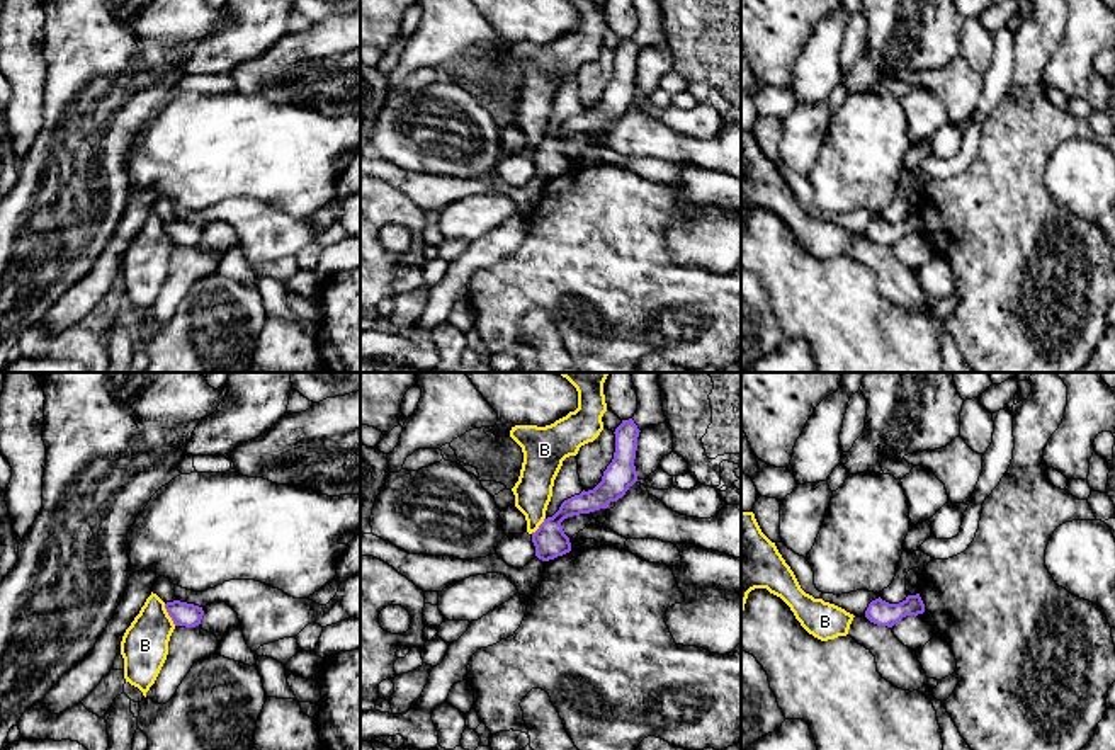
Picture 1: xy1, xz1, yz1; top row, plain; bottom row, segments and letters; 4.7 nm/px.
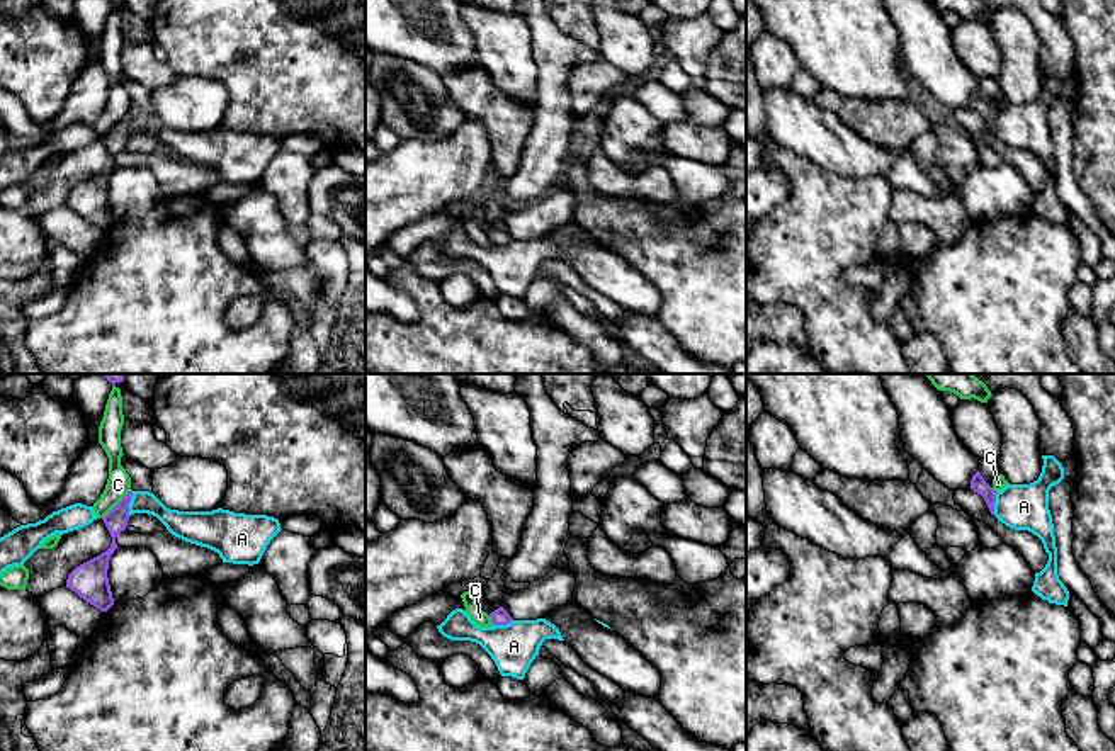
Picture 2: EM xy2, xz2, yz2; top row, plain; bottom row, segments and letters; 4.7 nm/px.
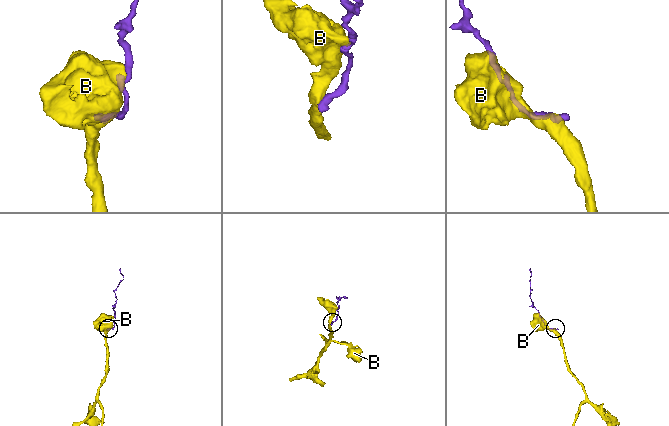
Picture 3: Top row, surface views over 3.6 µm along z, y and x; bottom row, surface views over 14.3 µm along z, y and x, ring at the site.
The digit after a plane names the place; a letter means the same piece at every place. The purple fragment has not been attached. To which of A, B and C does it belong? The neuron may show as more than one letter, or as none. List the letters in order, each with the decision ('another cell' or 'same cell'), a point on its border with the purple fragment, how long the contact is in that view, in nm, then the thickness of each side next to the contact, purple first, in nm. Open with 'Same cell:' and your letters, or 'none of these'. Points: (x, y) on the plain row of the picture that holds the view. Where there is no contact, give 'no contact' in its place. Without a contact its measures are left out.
Same cell: B
A: another cell; contact xy2 (130, 121); length 120 nm; calibres 110 and 110 nm
B: same cell; contact xy1 (169, 233); length 120 nm; calibres 110 and 220 nm
C: another cell; contact xy2 (116, 124); length 200 nm; calibres 110 and 110 nm

